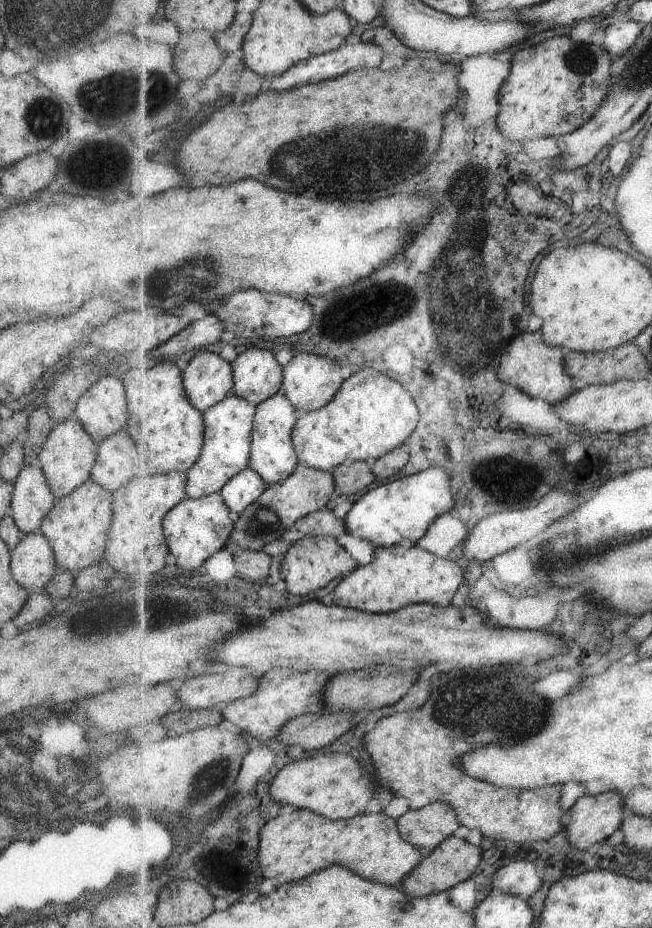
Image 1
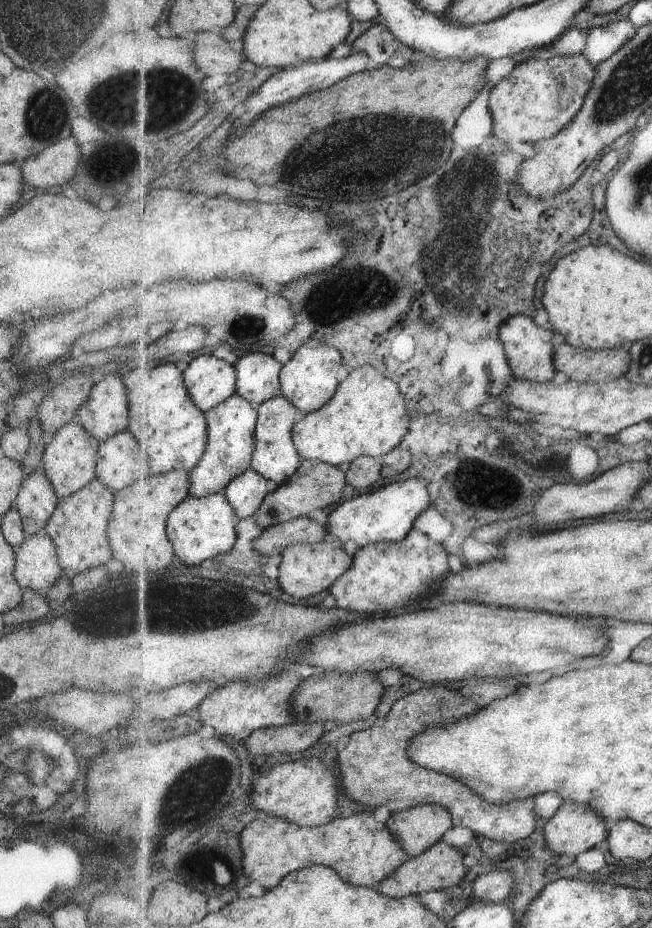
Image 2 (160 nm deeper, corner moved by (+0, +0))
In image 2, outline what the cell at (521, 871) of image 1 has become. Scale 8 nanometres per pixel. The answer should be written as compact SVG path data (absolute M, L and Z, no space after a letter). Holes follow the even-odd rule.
M493 871L479 875L472 886L472 896L481 903L503 903L509 897L515 884L512 872Z

